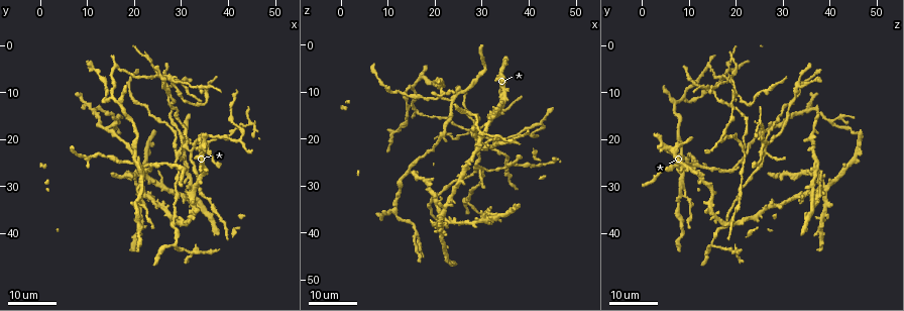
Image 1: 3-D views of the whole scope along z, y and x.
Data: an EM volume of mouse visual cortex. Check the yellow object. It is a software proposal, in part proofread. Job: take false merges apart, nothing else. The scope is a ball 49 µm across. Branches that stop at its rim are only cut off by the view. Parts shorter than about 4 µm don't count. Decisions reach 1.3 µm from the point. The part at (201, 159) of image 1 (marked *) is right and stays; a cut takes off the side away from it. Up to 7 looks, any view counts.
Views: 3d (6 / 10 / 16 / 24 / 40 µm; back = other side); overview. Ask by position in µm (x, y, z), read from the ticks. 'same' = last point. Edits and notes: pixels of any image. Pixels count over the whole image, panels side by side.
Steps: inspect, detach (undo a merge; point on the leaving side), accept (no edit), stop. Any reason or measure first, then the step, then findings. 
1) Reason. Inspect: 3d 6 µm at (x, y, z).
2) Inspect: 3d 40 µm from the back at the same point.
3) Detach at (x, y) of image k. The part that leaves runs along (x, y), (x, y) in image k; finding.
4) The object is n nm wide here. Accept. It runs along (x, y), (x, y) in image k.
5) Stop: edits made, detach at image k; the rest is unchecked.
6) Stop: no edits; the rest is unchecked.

Looks like a crossing. Inspect: 3d 24 µm at (21.0, 32.0, 8.5).

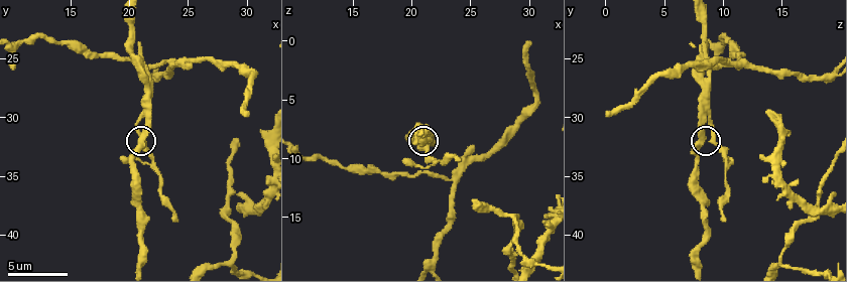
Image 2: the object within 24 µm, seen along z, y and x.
Inspect: 3d 10 µm at (21.0, 32.0, 8.4).

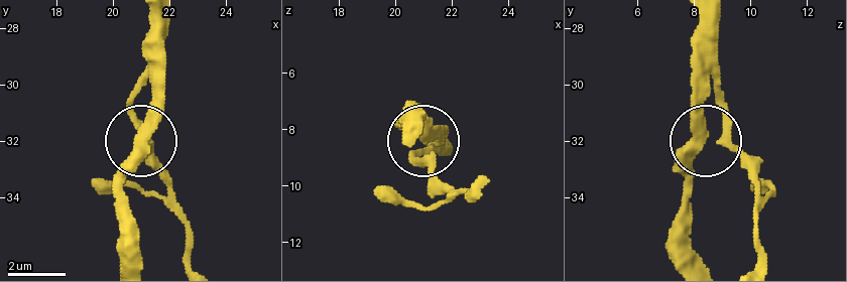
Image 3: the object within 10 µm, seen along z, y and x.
The object is 350 nm wide here. Accept. All the same cell.

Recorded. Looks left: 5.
Branch point. Inspect: 3d 24 µm at (31.5, 23.0, 21.5).

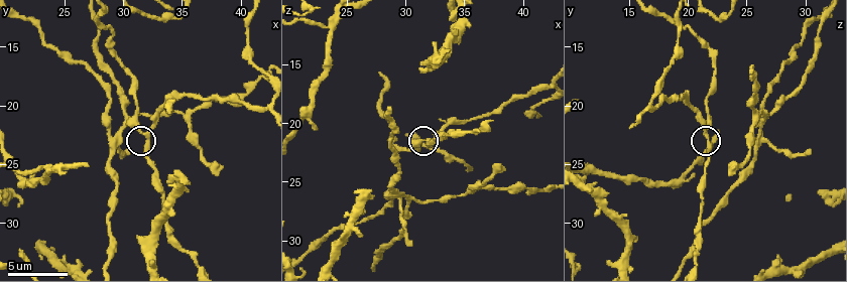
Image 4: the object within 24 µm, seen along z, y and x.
Inspect: 3d 10 µm at (31.8, 22.6, 21.6).

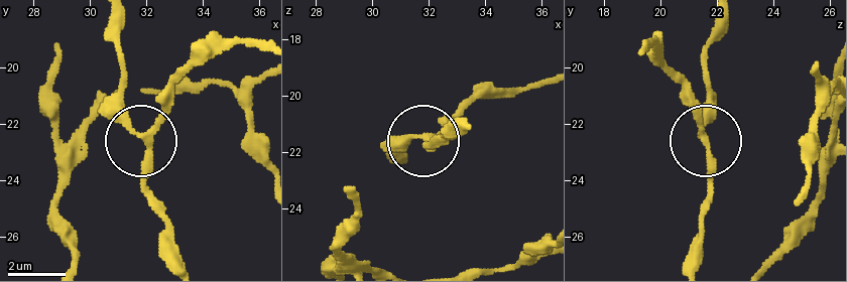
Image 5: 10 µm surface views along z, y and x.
The side arm is 27 µm long; 3 arms meet here. Accept. Continuous, no second cell.

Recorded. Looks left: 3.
Looks like a crossing. Inspect: 3d 10 µm at (29.4, 23.0, 26.4).

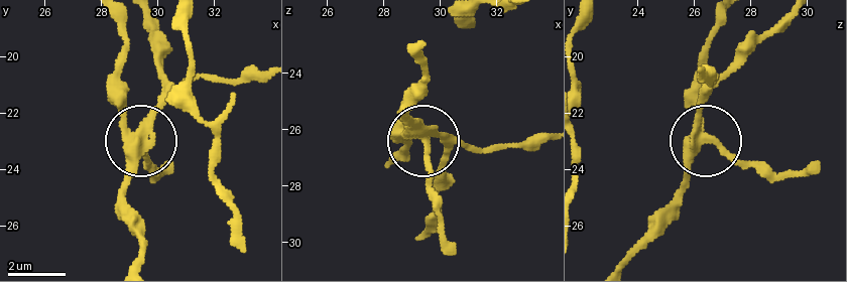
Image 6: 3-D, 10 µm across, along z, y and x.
4 arms meet here. Accept. Continuous, no second cell.

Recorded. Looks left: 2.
Looks like a crossing. Inspect: 3d 16 µm at (28.0, 7.0, 18.5).

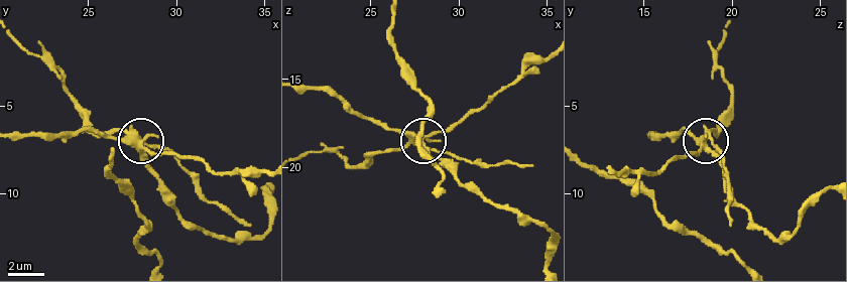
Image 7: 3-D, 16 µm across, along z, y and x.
Inspect: 3d 6 µm at (28.1, 7.5, 18.6).

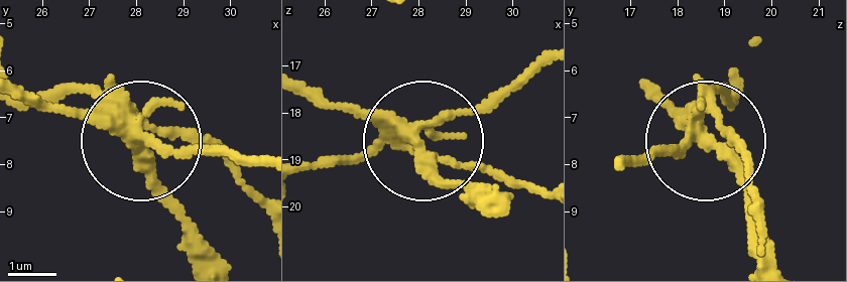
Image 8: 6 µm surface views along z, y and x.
5 arms meet here. Detach at (183, 152) of image 8. The part that leaves runs along (123, 119), (179, 143), (264, 155) in image 8; a second cell is stuck on.

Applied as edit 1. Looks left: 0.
Stop: edits made, detach at image 8; the rest is unchecked.

